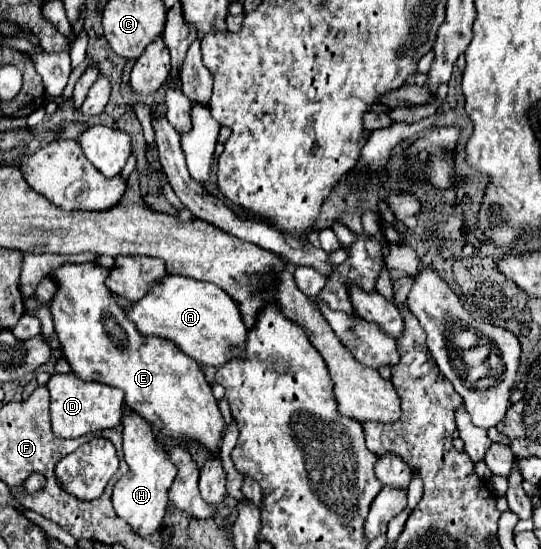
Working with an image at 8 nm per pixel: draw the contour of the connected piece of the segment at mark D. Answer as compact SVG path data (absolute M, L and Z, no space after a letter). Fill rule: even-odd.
M55 373L55 375L51 375L51 379L47 381L47 389L49 389L49 395L51 395L53 433L57 437L75 439L75 437L91 433L91 431L117 427L121 423L123 397L125 397L125 393L121 389L103 385L103 383L83 381L75 373L67 373L67 375Z

